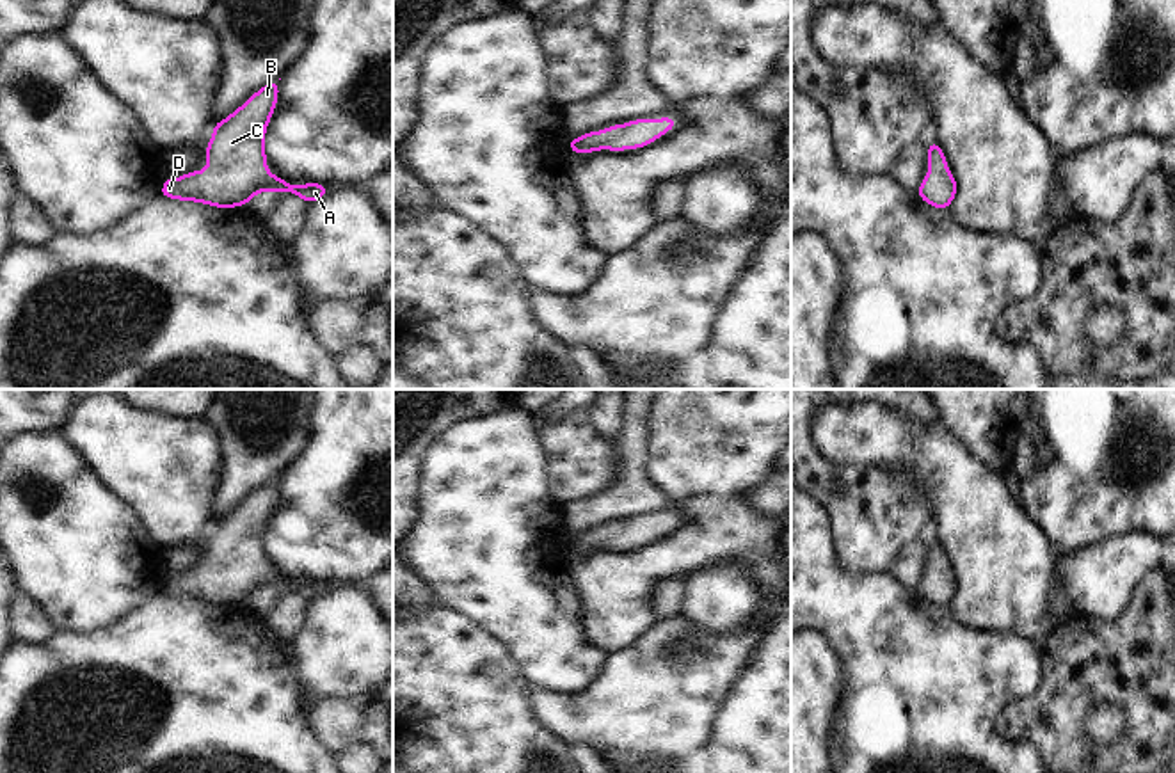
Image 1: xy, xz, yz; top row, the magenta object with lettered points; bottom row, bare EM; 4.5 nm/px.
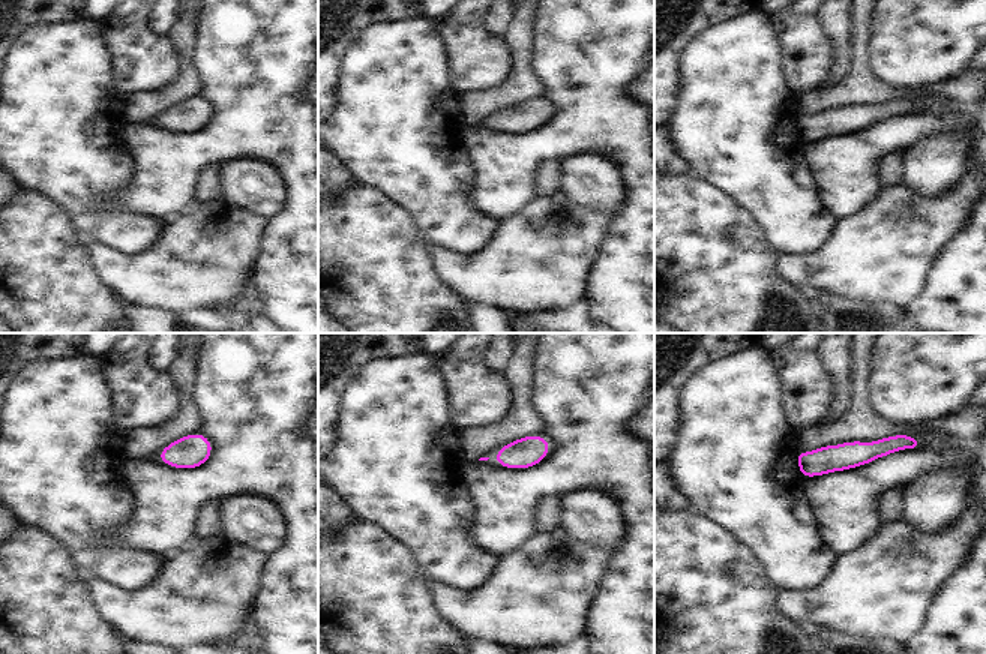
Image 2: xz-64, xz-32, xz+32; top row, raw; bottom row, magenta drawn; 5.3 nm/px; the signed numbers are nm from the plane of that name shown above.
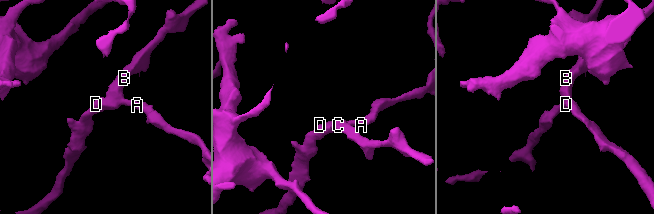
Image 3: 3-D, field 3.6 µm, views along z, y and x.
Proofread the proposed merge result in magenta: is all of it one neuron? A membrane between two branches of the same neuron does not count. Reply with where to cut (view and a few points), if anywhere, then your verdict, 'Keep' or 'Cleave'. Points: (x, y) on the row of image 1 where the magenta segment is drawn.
No split. Keep.

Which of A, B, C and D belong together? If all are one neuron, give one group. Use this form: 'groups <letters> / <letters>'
groups A B C D

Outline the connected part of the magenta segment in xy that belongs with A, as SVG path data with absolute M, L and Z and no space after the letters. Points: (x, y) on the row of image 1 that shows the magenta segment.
M279 80L258 89L240 108L217 124L204 149L206 171L165 178L160 195L217 208L247 204L258 192L292 192L308 204L331 188L322 183L292 185L267 171L265 131L276 110Z

